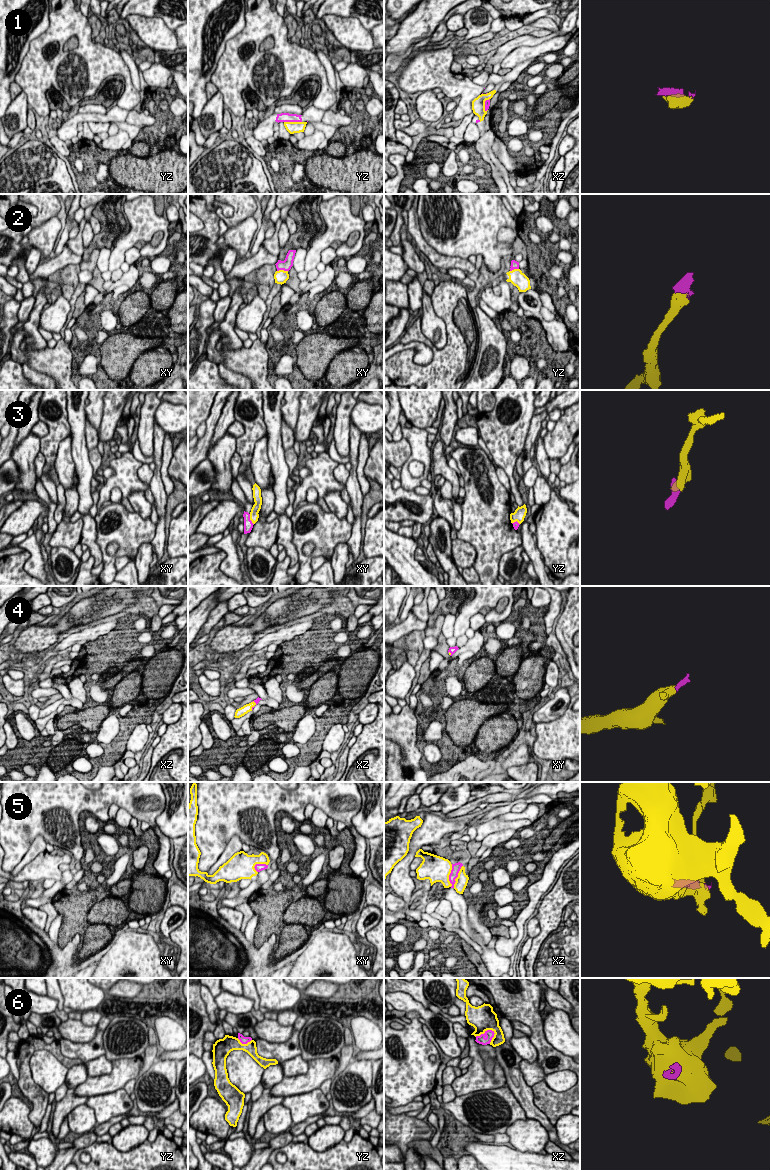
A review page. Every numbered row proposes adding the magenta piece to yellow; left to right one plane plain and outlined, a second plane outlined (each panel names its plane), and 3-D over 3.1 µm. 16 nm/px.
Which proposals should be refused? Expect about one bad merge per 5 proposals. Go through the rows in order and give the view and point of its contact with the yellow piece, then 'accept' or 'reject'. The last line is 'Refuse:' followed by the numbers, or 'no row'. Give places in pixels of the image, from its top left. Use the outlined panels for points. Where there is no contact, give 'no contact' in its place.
1: meets yellow in yz at (293, 122); reject
2: meets yellow in xy at (282, 270); accept
3: meets yellow in xy at (250, 519); reject
4: meets yellow in xz at (254, 705); accept
5: meets yellow in xz at (458, 876); reject
6: meets yellow in xz at (485, 1030); reject
Refuse: 1, 3, 5, 6

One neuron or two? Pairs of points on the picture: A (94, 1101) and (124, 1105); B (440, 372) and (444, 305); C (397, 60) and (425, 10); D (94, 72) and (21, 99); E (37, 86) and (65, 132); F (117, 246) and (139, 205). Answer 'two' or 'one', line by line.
A: one
B: one
C: two
D: two
E: two
F: one

